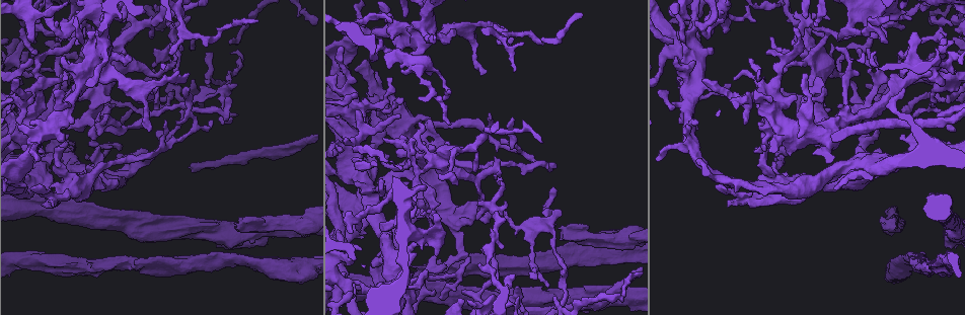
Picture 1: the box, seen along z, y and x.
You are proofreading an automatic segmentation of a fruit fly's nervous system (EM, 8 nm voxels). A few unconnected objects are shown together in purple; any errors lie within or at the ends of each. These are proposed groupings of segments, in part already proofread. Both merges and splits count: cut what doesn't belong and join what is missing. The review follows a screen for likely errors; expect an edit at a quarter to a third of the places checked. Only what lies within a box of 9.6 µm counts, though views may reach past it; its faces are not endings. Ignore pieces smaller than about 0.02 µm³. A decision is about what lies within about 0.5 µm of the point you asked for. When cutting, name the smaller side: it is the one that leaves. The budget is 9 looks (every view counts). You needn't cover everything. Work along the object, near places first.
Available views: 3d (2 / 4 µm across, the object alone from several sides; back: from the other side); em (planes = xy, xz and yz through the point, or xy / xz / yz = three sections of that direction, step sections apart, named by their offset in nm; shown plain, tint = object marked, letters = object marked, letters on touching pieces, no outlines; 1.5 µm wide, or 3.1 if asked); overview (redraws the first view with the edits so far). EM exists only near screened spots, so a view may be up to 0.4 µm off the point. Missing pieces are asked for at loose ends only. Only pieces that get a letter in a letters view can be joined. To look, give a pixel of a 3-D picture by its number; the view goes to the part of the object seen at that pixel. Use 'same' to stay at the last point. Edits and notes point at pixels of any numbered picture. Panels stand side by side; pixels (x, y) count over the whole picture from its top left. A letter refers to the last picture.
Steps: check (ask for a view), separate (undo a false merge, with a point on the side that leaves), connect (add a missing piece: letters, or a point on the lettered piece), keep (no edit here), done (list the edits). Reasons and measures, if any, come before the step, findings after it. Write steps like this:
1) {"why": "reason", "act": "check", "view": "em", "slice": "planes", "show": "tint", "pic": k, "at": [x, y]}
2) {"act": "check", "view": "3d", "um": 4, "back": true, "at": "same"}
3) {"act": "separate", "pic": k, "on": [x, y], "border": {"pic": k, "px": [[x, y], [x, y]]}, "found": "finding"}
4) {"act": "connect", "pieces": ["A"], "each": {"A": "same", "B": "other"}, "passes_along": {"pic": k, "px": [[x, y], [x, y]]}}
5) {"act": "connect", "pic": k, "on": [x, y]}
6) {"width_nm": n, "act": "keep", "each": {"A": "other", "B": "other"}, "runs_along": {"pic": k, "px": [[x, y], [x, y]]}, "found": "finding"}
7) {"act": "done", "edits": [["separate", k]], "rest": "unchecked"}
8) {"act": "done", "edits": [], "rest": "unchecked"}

{"why": "free end", "act": "check", "view": "em", "slice": "xy", "step": 4, "show": "tint", "pic": 1, "at": [711, 90]}

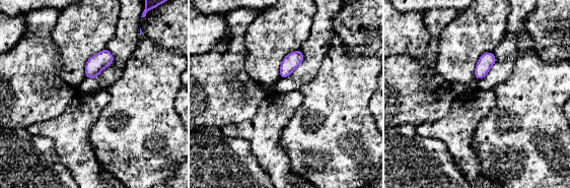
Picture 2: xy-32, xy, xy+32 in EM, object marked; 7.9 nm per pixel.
{"why": "cut it another way", "act": "check", "view": "em", "slice": "planes", "show": "letters", "at": "same"}

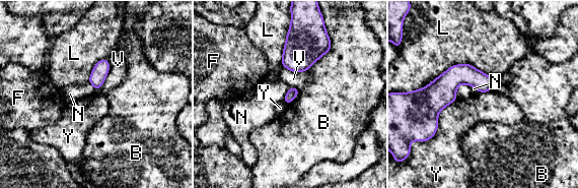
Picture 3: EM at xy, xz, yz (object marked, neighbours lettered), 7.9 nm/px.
{"act": "keep", "each": {"B": "other", "F": "other", "L": "other", "N": "other", "V": "other", "Y": "other"}, "border": {"pic": 3, "px": [[331, 40], [331, 48], [308, 70]]}, "found": "no lettered piece goes on from it"}

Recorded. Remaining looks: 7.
{"why": "arms run side by side", "act": "check", "view": "em", "slice": "yz", "step": 8, "show": "plain", "pic": 1, "at": [34, 102]}

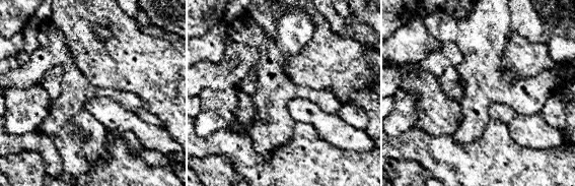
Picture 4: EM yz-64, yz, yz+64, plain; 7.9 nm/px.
{"why": "what lies round it", "act": "check", "view": "em", "slice": "yz", "step": 8, "show": "letters", "at": "same"}

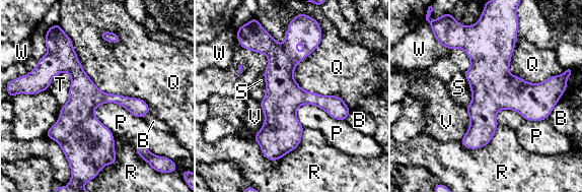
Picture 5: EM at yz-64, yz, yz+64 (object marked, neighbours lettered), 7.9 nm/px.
{"act": "keep", "each": {"B": "other", "P": "other", "Q": "other", "R": "other", "S": "other", "T": "other", "V": "other", "W": "other"}, "border": {"pic": 5, "px": [[320, 32], [293, 78], [351, 111]]}, "found": "continuous, no second cell"}

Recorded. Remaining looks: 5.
{"why": "free end", "act": "check", "view": "em", "slice": "xz", "step": 8, "show": "tint", "pic": 1, "at": [952, 42]}

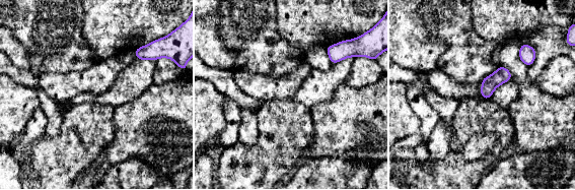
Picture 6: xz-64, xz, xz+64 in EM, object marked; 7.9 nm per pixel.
{"act": "check", "view": "em", "slice": "planes", "show": "letters", "at": "same"}

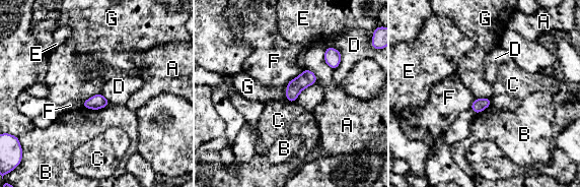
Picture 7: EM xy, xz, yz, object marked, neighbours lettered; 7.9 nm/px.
{"longest_contact_nm": ["B", 220], "act": "keep", "each": {"A": "other", "B": "other", "C": "other", "D": "other", "E": "other", "F": "other", "G": "other"}, "border": {"pic": 7, "px": [[100, 92], [82, 102]]}, "found": "no lettered piece goes on from it"}

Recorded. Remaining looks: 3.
{"why": "tapers out", "act": "check", "view": "em", "slice": "xy", "step": 4, "show": "letters", "pic": 1, "at": [476, 220]}

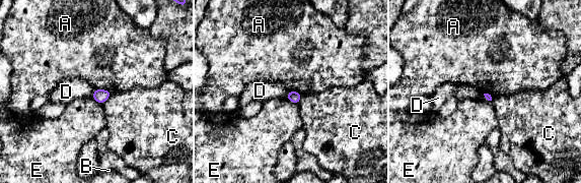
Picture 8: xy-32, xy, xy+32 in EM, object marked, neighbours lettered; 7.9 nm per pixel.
{"act": "keep", "each": {"A": "other", "B": "other", "C": "other", "D": "other", "E": "other"}, "found": "no lettered piece goes on from it"}

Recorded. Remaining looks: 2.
{"act": "done", "edits": [], "rest": "unchecked"}

